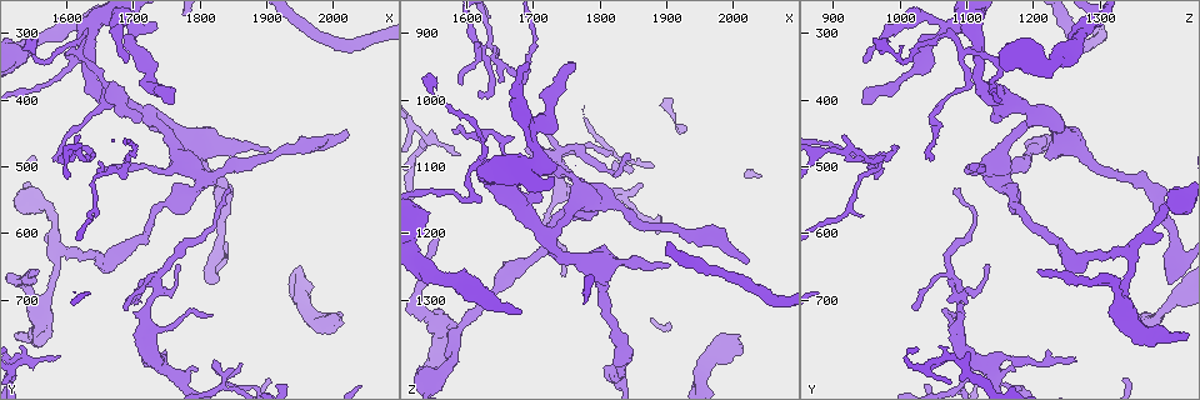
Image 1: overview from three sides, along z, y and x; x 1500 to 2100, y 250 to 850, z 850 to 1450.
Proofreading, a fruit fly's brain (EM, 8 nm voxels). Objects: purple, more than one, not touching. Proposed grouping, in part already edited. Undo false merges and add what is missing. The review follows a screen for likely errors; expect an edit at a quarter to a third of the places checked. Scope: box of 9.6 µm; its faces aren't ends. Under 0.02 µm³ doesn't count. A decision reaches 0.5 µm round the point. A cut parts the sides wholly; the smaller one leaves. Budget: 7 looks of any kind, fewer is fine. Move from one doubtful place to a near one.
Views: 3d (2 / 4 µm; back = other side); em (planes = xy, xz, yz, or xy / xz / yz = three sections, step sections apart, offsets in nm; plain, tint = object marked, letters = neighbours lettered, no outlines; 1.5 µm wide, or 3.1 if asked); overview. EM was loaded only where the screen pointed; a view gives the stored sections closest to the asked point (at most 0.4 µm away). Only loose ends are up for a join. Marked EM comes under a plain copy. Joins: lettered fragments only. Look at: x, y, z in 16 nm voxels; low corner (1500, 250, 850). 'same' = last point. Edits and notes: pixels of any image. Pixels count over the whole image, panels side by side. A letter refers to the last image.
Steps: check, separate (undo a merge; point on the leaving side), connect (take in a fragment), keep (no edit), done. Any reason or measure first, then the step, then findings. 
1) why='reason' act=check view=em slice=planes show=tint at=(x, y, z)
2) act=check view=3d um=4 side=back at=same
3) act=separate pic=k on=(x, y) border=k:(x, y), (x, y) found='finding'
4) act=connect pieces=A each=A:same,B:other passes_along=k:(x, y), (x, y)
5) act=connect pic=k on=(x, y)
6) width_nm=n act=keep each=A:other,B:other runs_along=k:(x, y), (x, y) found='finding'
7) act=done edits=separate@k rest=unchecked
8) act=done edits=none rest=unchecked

why='free end' act=check view=3d um=2 at=(1690, 345, 945)

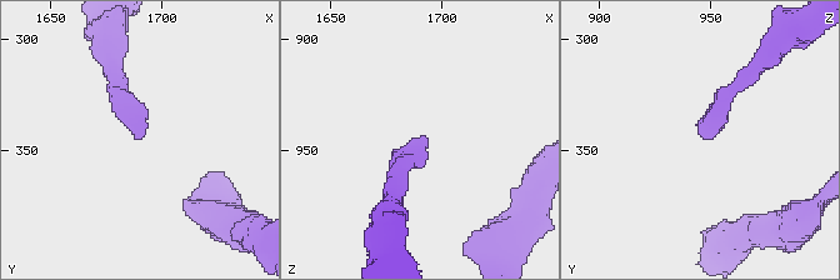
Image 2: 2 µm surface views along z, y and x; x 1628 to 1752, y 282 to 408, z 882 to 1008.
act=check view=em slice=planes show=letters at=(1691, 345, 948)

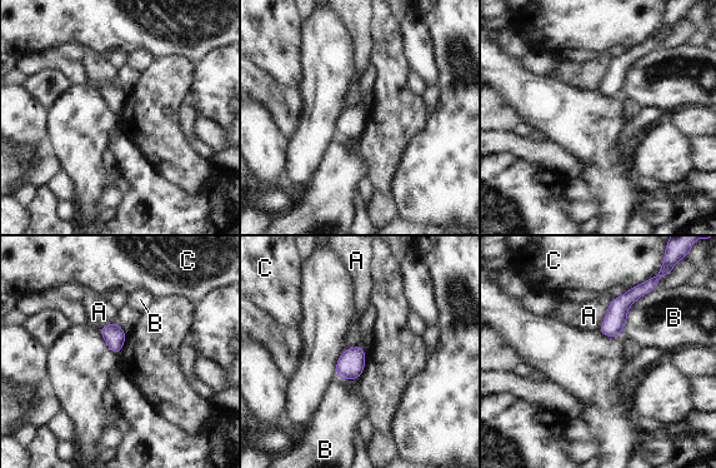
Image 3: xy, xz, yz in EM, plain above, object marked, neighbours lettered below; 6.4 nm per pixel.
act=keep each=A:other,B:other,C:other border=3:(611, 299), (607, 313), (597, 329) found='no lettered fragment goes on from it'

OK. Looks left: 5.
act=check view=3d um=2 at=(1650, 490, 975)

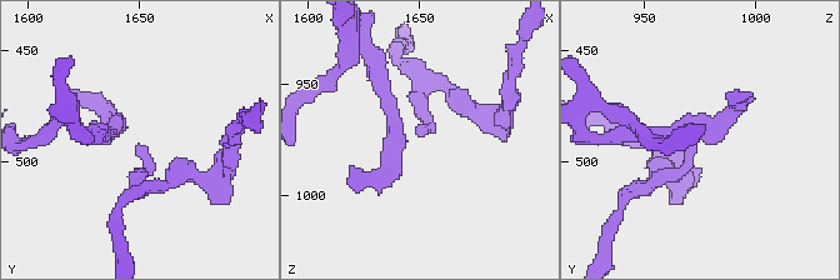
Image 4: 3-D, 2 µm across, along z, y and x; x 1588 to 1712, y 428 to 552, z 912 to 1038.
why='shape alone is not enough' act=check view=em slice=xz step=4 show=tint at=(1649, 492, 971)

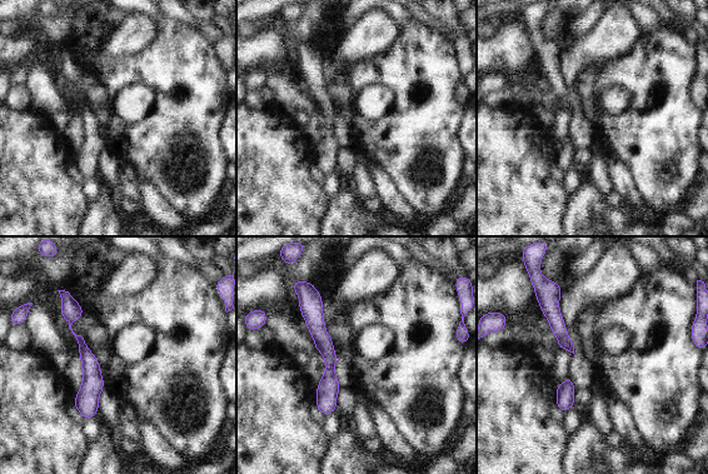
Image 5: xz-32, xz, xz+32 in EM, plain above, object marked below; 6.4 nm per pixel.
act=check view=em slice=planes show=letters at=same

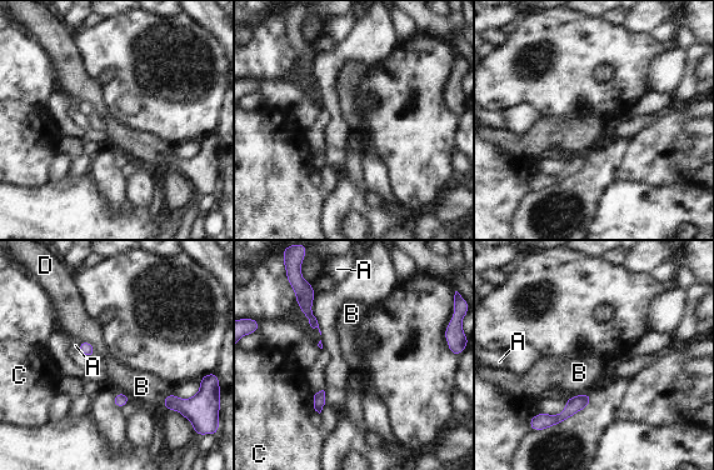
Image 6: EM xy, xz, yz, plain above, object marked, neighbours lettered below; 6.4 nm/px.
act=keep each=A:other,B:other,C:other,D:other border=6:(587, 391), (567, 398) found='no lettered fragment goes on from it'

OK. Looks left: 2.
act=done edits=none rest=unchecked

